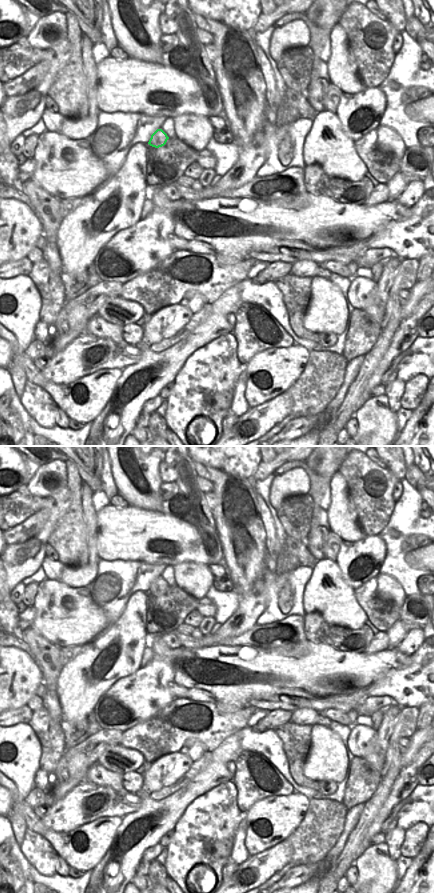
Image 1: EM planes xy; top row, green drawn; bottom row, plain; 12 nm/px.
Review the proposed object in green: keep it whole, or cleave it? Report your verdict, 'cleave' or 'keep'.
keep

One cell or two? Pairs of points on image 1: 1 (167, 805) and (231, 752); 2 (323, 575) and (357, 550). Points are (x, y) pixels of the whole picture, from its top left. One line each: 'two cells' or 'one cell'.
1: one cell
2: two cells

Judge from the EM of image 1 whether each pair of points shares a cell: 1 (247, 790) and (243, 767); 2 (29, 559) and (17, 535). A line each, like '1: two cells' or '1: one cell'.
1: one cell
2: two cells

